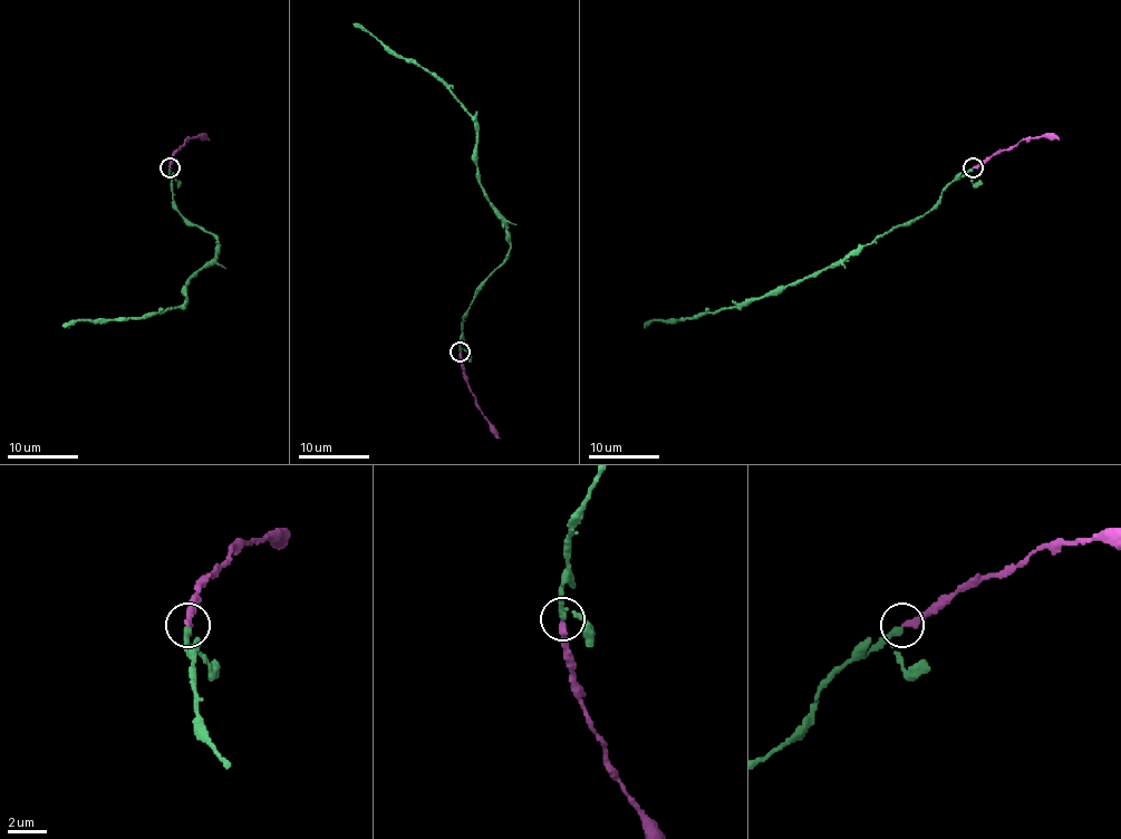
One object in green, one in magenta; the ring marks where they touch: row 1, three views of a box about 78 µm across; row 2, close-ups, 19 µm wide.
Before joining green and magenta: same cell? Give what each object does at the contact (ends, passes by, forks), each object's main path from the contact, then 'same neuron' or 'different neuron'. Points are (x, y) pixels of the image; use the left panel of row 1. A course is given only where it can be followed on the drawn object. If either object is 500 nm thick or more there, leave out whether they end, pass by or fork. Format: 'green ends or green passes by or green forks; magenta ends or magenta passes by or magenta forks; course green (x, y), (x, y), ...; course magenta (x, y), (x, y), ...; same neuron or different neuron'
green passes by; magenta ends; course green (168, 169), (173, 204), (219, 243), (216, 253), (189, 280), (186, 300), (142, 318), (71, 319), (63, 327); course magenta (168, 169), (174, 152), (185, 140), (203, 136), (210, 140); same neuron

